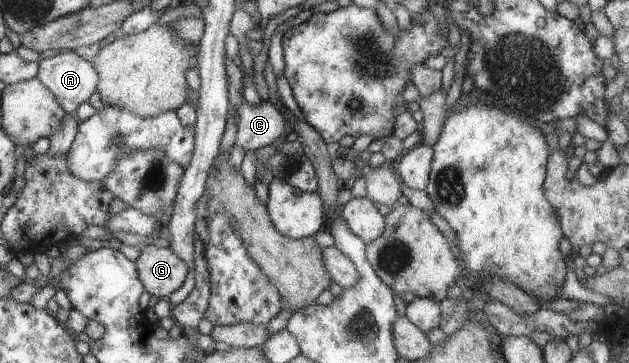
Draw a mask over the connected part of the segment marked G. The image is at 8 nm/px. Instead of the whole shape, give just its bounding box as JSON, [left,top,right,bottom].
[134,245,187,300]

